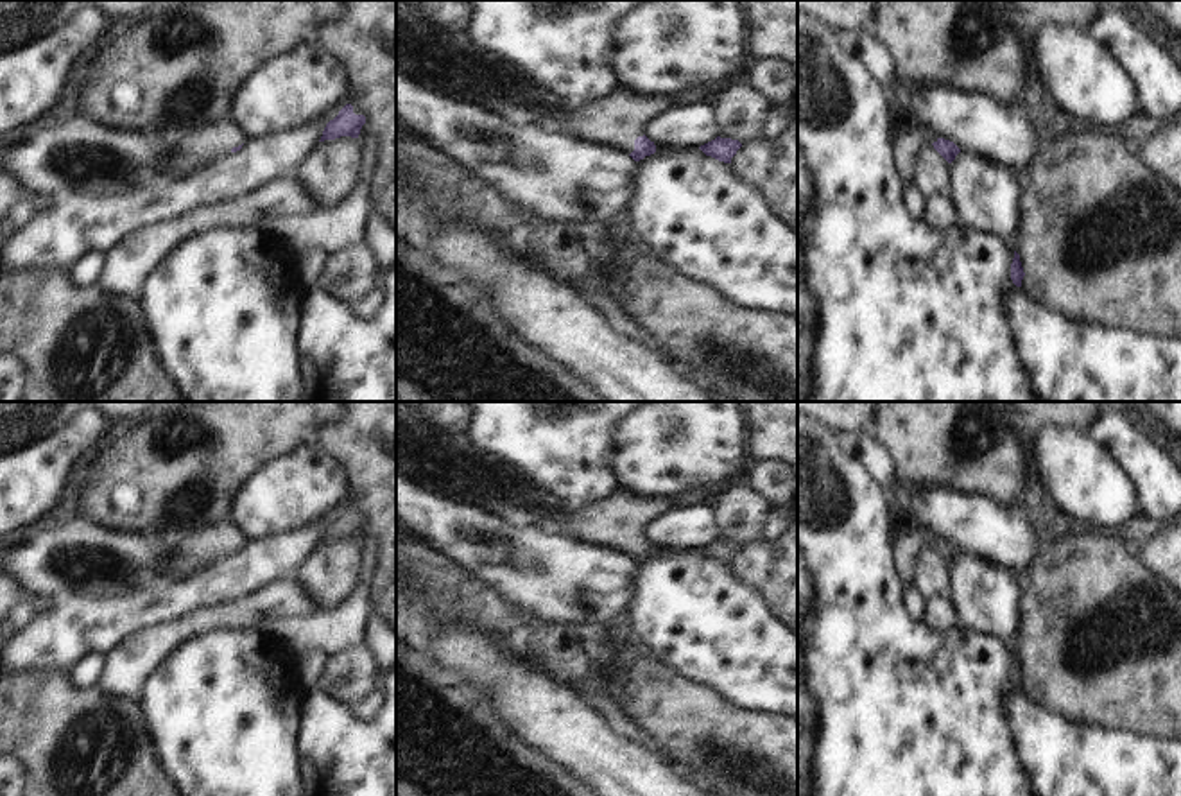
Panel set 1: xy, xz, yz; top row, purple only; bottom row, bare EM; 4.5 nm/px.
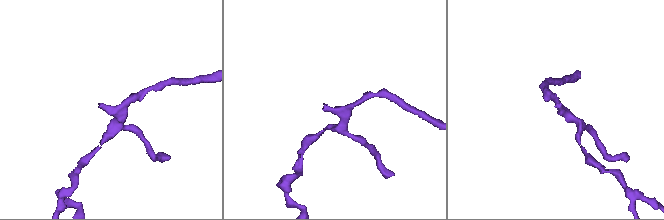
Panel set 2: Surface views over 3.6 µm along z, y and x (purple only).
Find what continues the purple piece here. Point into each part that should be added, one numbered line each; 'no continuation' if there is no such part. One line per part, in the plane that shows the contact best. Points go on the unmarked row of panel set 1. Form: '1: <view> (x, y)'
1: xz (619, 520)

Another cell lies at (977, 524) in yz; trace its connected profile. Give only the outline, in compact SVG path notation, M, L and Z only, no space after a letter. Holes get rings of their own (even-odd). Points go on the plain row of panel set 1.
M869 428L837 434L837 439L894 497L898 522L930 529L937 540L953 543L961 554L978 556L1018 577L1030 568L1041 540L1027 522L1025 504L1005 507L987 495L946 486L901 489L892 457Z

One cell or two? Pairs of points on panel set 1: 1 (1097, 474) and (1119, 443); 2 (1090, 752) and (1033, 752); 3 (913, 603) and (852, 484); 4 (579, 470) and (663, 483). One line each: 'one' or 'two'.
1: two
2: one
3: two
4: two

